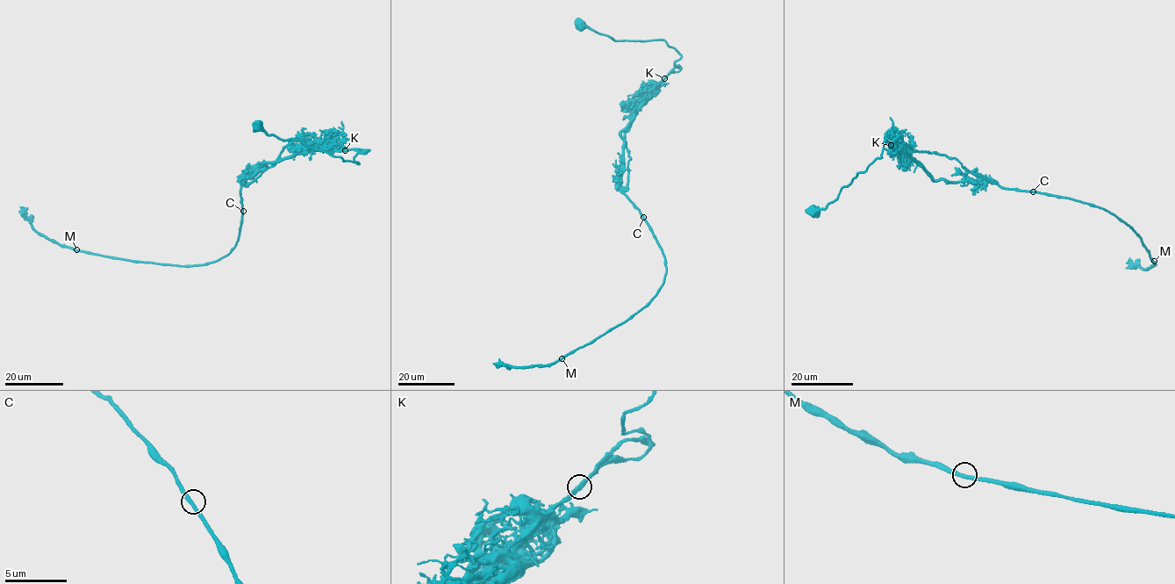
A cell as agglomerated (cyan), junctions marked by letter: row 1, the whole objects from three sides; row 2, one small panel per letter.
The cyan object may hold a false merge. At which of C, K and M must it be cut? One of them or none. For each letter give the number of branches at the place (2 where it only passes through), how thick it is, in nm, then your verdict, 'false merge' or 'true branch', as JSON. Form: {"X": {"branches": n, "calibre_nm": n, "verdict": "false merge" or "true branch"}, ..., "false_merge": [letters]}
{"C": {"branches": 2, "calibre_nm": 320, "verdict": "true branch"}, "K": {"branches": 2, "calibre_nm": 320, "verdict": "false merge"}, "M": {"branches": 2, "calibre_nm": 340, "verdict": "true branch"}, "false_merge": ["K"]}

